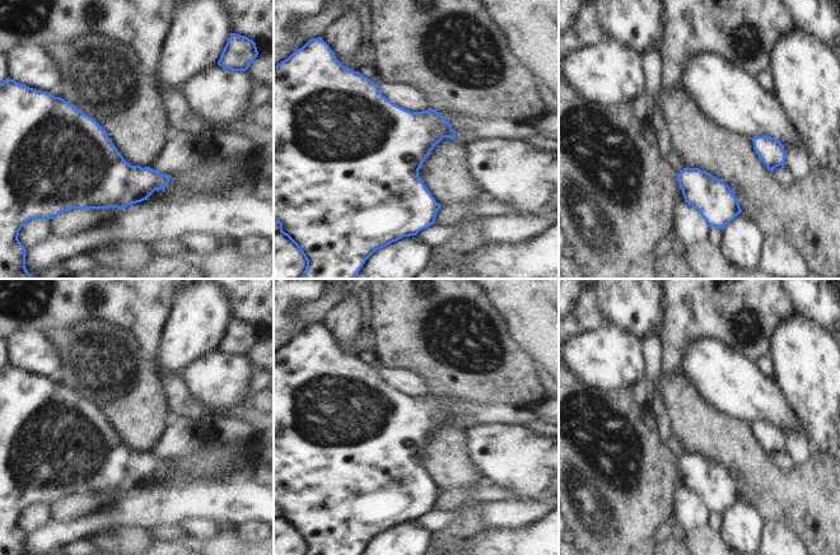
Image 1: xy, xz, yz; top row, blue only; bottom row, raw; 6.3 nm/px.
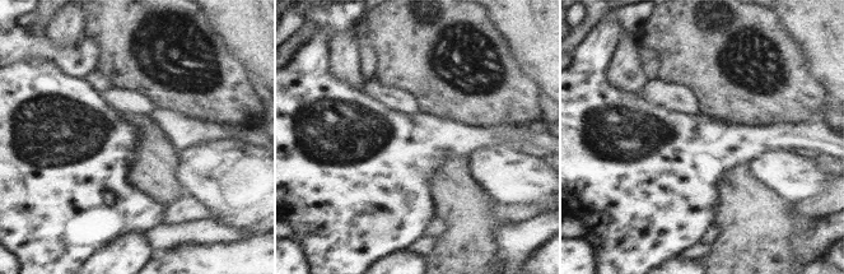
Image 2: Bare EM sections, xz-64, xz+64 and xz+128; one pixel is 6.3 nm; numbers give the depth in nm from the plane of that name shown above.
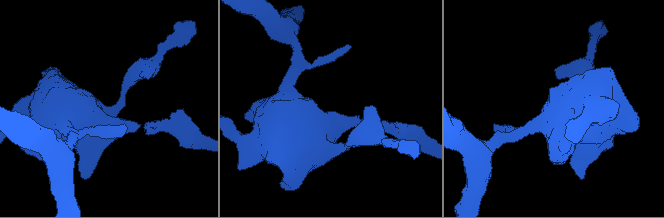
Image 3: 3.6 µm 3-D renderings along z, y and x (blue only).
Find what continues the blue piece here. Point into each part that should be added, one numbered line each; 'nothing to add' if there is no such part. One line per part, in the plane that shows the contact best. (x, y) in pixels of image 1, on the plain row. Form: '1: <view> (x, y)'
nothing to add

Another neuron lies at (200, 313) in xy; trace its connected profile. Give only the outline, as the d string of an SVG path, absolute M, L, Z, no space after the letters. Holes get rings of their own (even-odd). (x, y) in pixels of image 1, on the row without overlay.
M213 279L179 286L162 330L158 369L179 376L191 362L218 349L232 318L228 297Z

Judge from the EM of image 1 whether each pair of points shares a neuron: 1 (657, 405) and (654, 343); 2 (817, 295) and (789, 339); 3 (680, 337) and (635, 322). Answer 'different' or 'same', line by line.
1: same
2: different
3: different

